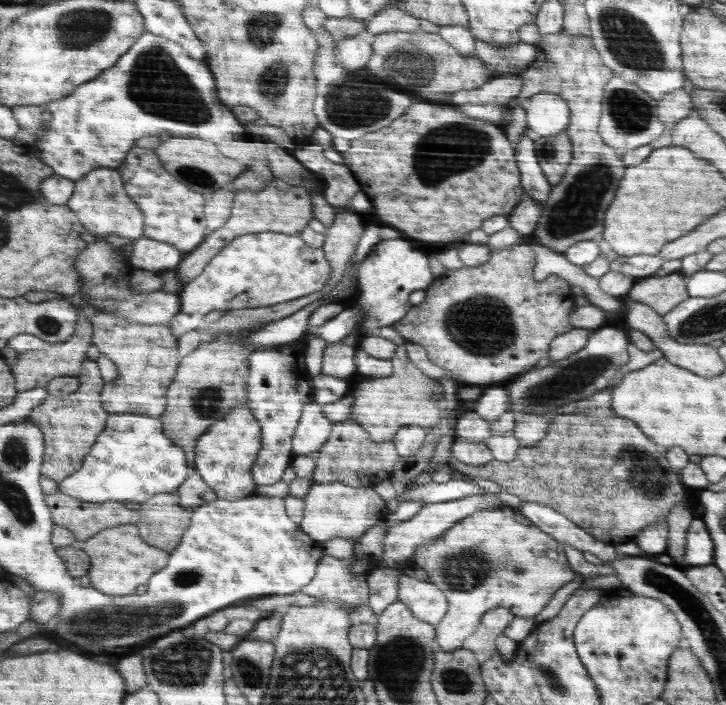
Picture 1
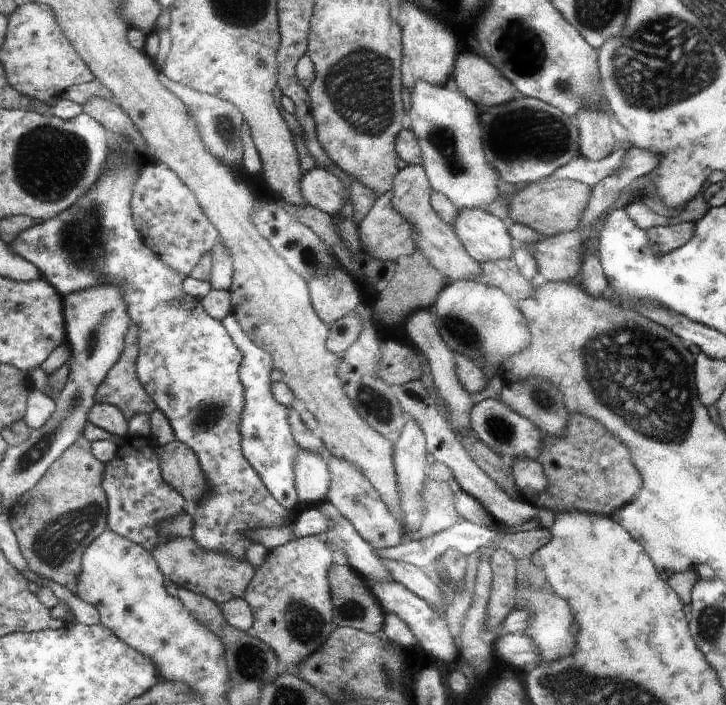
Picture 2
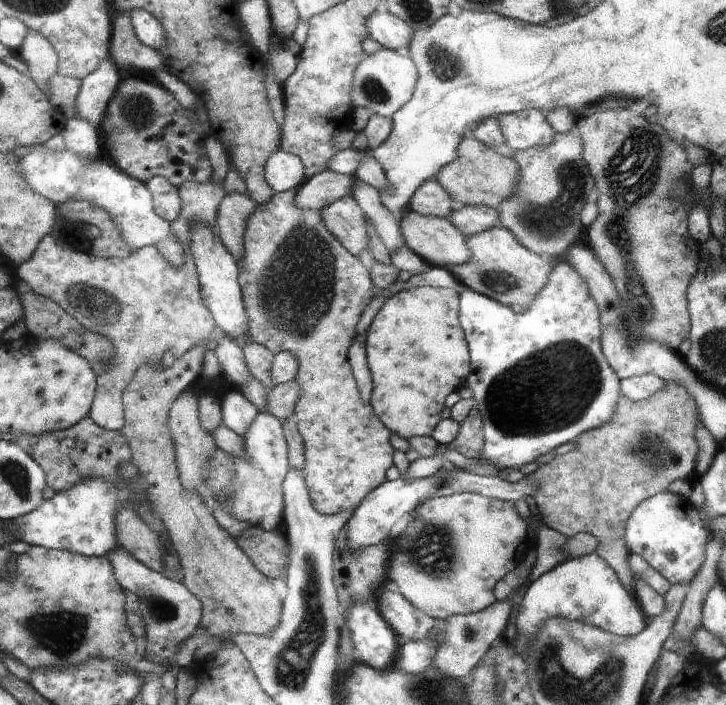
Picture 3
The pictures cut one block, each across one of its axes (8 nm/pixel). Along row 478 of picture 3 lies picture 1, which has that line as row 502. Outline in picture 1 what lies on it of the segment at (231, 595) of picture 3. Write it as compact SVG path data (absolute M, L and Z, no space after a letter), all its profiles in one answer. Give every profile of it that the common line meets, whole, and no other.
M159 493L147 502L136 505L140 520L135 524L140 536L148 544L164 549L170 554L182 542L183 535L191 526L193 507L180 504L174 493Z

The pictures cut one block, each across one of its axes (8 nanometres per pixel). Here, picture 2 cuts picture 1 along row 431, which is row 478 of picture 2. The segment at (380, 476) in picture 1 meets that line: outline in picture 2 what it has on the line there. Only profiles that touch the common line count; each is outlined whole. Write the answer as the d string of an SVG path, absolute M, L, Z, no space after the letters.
M330 456L326 460L330 473L330 490L328 490L327 500L338 508L344 518L348 518L350 524L354 526L356 532L375 550L380 547L396 547L402 544L403 527L388 510L388 506L380 498L379 491L376 490L368 478L352 464L346 460L340 460L336 456Z

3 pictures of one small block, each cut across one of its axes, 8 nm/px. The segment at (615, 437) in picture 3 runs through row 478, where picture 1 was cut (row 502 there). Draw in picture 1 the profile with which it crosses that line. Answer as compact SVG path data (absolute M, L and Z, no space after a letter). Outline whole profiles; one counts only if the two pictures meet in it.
M592 410L592 416L580 414L579 411L554 415L542 440L534 446L522 446L514 461L500 463L493 458L485 465L468 466L456 460L450 448L448 464L462 475L496 481L503 491L518 496L522 501L553 508L596 540L613 546L634 540L650 523L666 519L674 505L688 504L686 492L666 454L658 452L656 444L644 432L640 432L640 428L632 420L598 412L600 410Z

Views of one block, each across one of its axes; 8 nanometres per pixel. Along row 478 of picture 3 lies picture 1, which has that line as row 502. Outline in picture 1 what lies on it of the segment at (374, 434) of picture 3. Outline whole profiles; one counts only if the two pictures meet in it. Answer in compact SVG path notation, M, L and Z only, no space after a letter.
M343 482L315 483L304 496L305 509L299 527L314 540L323 543L328 539L359 537L382 520L382 512L386 510L386 502L372 485L352 488Z

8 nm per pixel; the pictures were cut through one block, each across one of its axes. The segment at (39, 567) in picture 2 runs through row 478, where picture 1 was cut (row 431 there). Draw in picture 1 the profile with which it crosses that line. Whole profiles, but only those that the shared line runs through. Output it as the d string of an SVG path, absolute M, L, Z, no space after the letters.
M85 356L81 374L77 378L80 380L79 390L69 394L64 399L47 398L45 402L33 408L28 416L33 420L34 424L38 424L41 428L44 440L46 441L46 454L43 456L43 476L51 478L58 483L66 479L67 476L74 475L83 467L84 459L90 454L94 444L98 442L99 435L102 434L104 427L107 426L107 420L110 418L110 413L103 407L100 400L105 382L101 377L98 363Z

